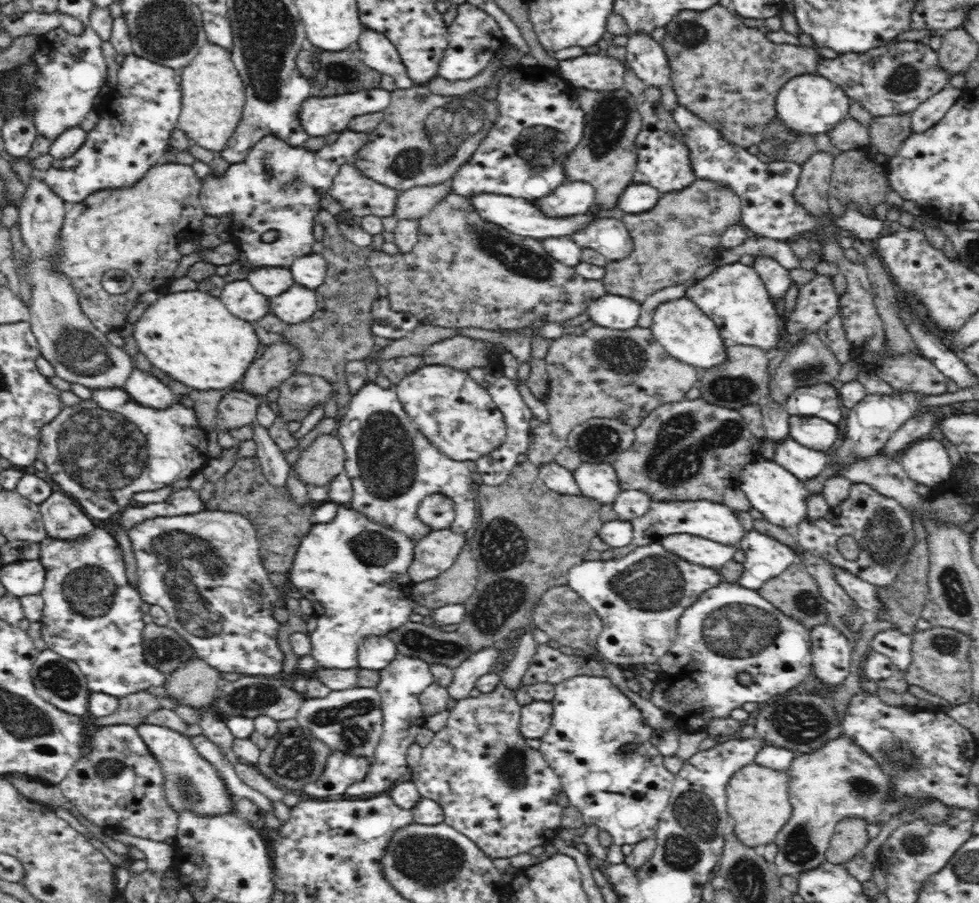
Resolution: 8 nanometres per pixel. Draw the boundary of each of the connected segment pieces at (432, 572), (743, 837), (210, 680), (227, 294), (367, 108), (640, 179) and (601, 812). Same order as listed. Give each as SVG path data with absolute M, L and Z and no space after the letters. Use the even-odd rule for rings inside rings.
M449 529L430 530L415 544L415 562L410 566L412 580L422 583L437 578L456 562L466 544L465 534Z
M754 762L731 776L727 784L727 812L734 820L733 833L742 844L756 847L774 843L775 836L794 811L788 797L788 779L788 770L766 768Z
M194 658L180 664L169 673L166 692L169 700L201 709L211 709L218 694L219 684L224 681L219 669L212 668L208 662Z
M247 279L226 283L219 297L234 316L254 324L271 313L269 297L256 292Z
M381 88L360 91L354 94L328 96L326 98L310 96L302 105L298 113L297 122L309 136L328 136L332 132L341 132L347 128L348 122L356 116L384 112L392 102L391 92Z
M645 99L639 101L638 109L643 127L636 140L639 163L633 176L633 183L648 184L662 194L688 188L697 177L693 175L693 167L688 160L688 146L685 146L684 134L673 115L661 102L648 102Z
M580 675L573 676L568 680L555 684L555 698L551 700L553 704L553 715L548 732L540 739L539 751L547 760L547 763L556 771L561 780L561 791L568 795L568 800L572 806L580 809L585 826L594 824L599 830L606 830L613 838L613 842L618 846L623 844L636 844L648 837L654 837L658 828L660 815L664 808L668 806L672 787L675 783L675 774L670 772L662 763L663 754L652 744L653 728L648 725L643 718L641 710L624 694L620 688L613 684L608 677ZM631 744L632 752L624 753L622 748Z

